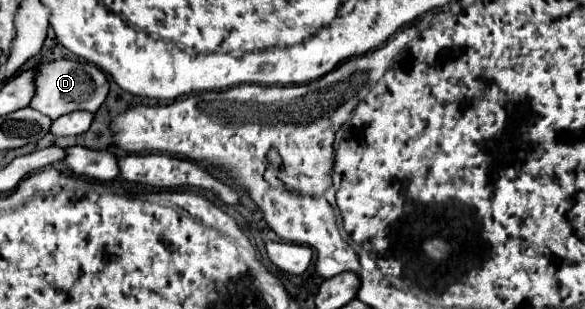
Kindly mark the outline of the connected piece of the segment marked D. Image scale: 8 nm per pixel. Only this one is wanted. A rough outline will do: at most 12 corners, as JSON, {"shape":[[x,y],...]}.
{"shape":[[45,61],[29,107],[57,119],[95,113],[105,73],[87,61]]}

